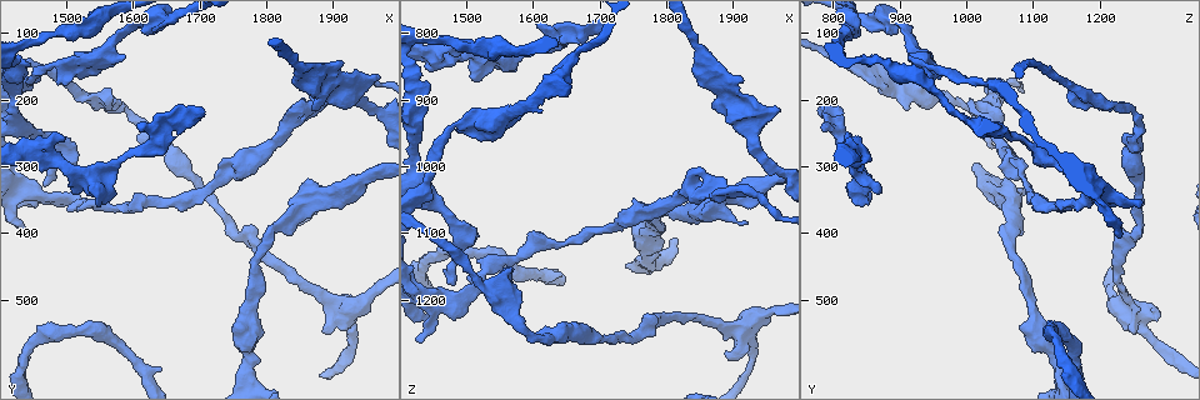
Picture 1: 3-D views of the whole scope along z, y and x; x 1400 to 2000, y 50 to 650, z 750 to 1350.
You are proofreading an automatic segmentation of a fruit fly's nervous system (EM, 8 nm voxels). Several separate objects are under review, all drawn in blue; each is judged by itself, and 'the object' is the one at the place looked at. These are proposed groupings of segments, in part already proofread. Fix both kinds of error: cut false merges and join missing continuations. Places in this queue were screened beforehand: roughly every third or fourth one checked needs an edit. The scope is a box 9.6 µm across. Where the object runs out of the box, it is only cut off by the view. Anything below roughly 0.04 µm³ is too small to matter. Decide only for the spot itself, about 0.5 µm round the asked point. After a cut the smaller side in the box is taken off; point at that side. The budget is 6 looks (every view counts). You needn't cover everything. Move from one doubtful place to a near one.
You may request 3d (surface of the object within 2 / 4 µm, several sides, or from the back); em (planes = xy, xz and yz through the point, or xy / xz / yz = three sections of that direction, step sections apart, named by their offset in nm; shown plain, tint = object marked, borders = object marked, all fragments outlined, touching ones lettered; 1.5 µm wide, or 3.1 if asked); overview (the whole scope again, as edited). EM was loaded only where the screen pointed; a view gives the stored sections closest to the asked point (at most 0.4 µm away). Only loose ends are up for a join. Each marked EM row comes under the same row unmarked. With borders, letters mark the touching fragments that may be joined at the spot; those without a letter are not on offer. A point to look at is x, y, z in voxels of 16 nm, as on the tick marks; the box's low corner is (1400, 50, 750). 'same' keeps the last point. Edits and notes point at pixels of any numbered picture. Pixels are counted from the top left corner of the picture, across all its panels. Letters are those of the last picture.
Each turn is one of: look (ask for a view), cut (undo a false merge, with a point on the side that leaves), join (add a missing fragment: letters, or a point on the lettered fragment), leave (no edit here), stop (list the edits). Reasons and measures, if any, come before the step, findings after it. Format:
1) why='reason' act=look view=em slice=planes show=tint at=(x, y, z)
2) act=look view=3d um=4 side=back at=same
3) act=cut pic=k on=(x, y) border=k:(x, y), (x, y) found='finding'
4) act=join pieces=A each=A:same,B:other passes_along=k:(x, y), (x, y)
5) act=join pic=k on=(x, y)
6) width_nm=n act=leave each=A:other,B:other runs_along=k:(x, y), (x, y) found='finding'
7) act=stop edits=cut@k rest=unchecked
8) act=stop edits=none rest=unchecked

why='calibre changes' act=look view=3d um=2 at=(1630, 265, 1255)

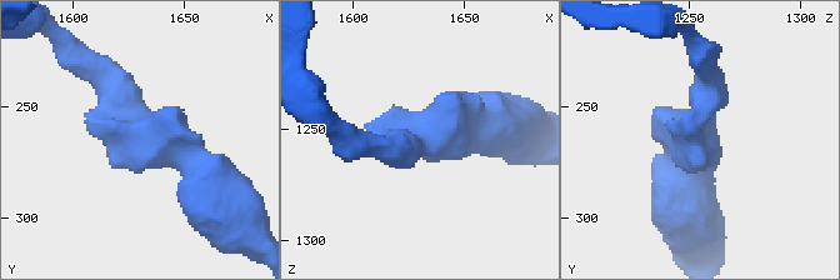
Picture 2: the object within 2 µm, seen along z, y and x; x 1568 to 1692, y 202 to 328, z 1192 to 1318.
arm_widths_nm=200,440 why='need the tissue' act=look view=em slice=planes show=borders at=(1633, 261, 1250)

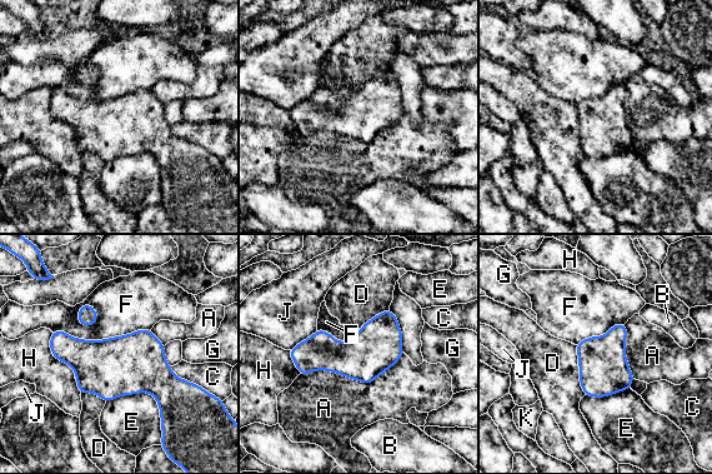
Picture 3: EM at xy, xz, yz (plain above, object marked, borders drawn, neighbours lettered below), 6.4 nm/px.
act=leave each=A:other,B:other,C:other,D:other,E:other,F:other,G:other,H:other,J:other,K:other border=3:(150, 329), (104, 339), (53, 333) found='all the same neuron'

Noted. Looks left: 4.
why='arms part here' act=look view=em slice=xy step=8 show=tint at=(1455, 280, 835)

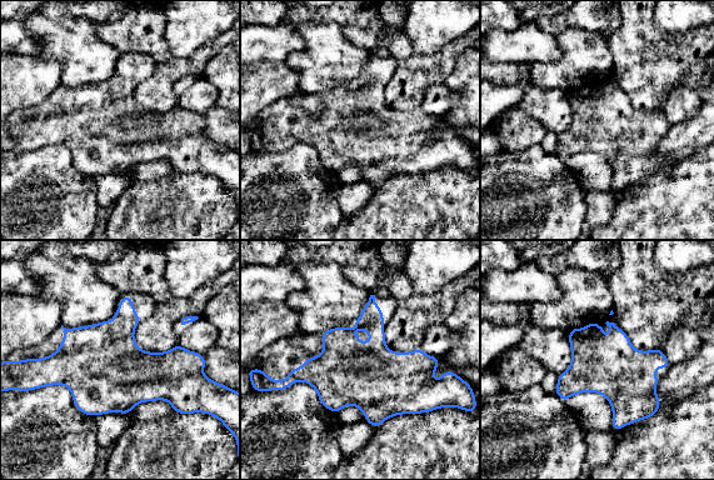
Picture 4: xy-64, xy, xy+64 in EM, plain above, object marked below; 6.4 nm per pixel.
act=look view=em slice=planes show=borders at=same

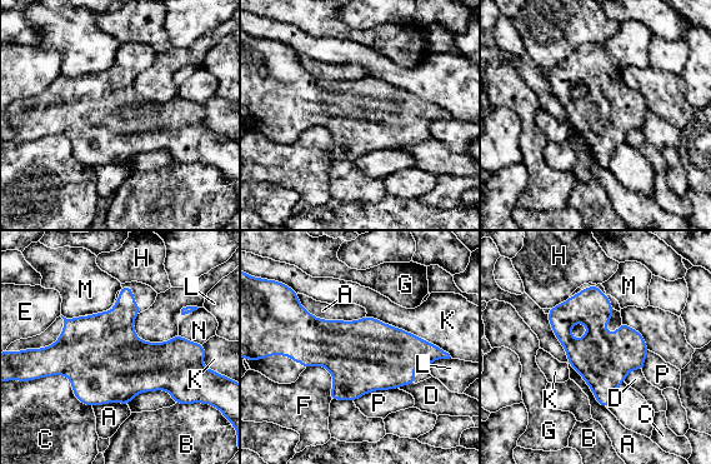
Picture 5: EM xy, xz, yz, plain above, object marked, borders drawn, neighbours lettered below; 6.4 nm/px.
width_nm=340 act=leave each=A:other,B:other,C:other,D:other,E:other,F:other,G:other,H:other,K:other,L:other,M:other,N:other,P:other border=5:(546, 314), (567, 363), (606, 409) found='one neuron here'

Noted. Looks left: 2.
why='tapers out' act=look view=em slice=planes show=borders at=(1445, 405, 1230)

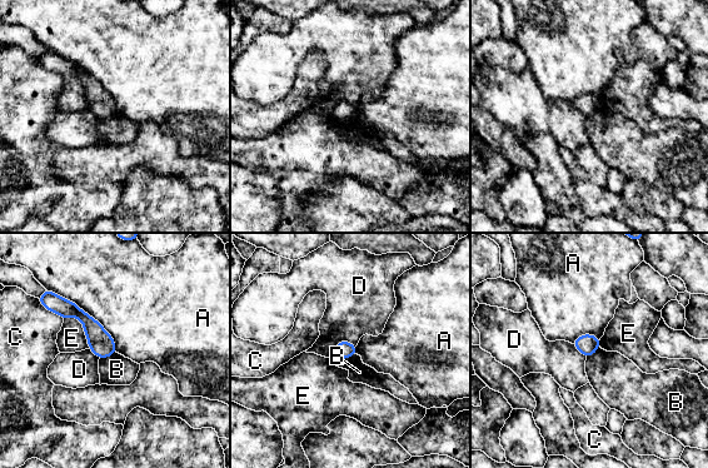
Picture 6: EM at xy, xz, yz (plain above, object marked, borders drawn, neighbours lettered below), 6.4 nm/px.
longest_contact=A:600nm act=leave each=A:other,B:other,C:other,D:other,E:other runs_along=6:(53, 305), (76, 312), (113, 349) found='no lettered fragment goes on from it'

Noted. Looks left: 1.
act=stop edits=none rest=unchecked

